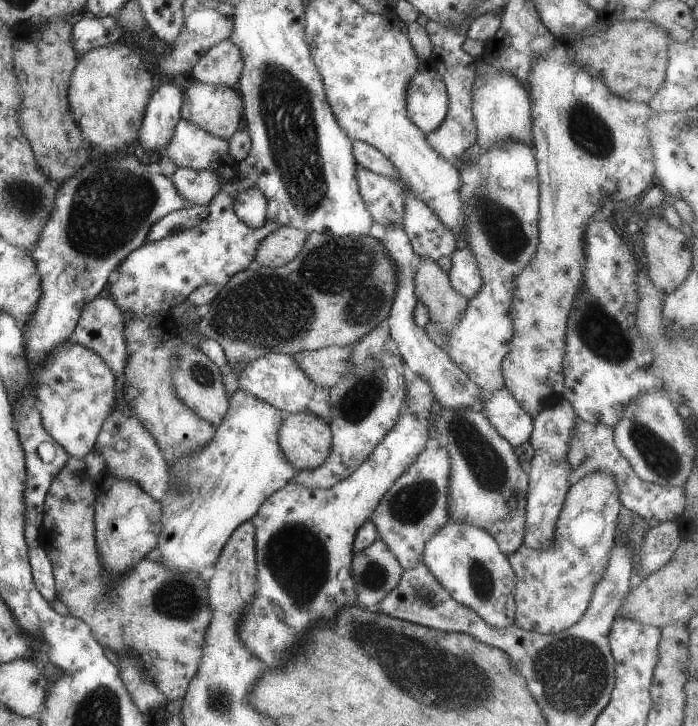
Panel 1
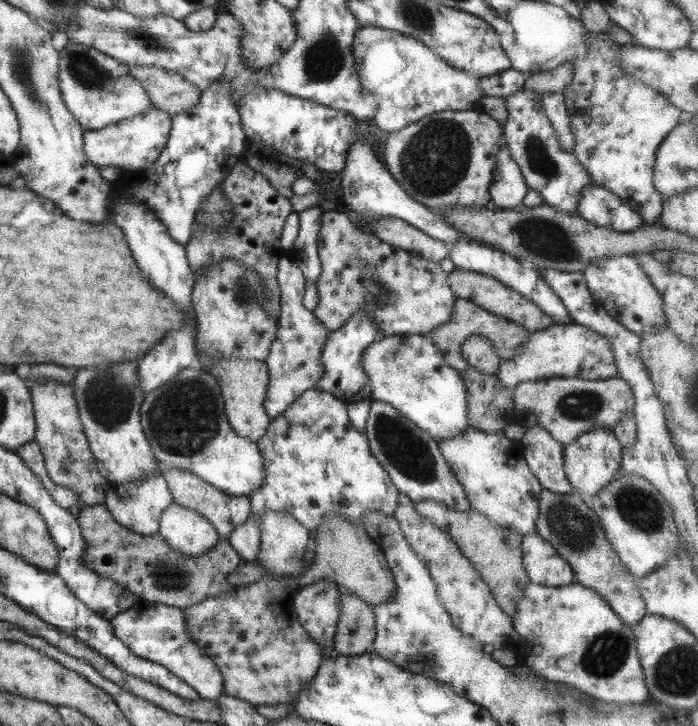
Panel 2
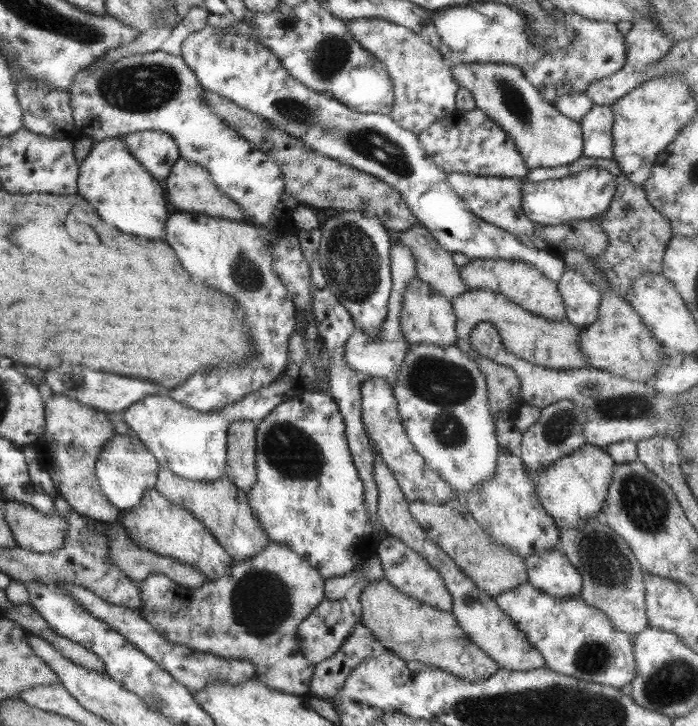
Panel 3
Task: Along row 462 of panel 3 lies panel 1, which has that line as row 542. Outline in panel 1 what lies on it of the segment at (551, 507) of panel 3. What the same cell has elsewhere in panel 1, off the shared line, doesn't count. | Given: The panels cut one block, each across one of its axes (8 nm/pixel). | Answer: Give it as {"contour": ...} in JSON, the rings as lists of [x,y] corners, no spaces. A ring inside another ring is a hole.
{"contour":[[[587,473],[570,485],[556,518],[552,543],[543,551],[528,549],[521,544],[513,554],[507,556],[515,575],[514,625],[517,628],[542,635],[555,635],[559,631],[573,626],[583,616],[592,590],[602,577],[609,560],[610,550],[615,541],[618,516],[622,511],[623,506],[618,499],[618,488],[609,475]]]}

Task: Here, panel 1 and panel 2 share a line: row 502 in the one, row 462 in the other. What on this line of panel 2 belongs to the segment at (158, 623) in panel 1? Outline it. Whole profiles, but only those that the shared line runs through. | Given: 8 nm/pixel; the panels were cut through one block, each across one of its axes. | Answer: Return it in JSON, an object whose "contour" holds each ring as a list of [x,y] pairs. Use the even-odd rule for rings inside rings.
{"contour":[[[42,380],[29,389],[35,421],[33,442],[40,448],[48,477],[57,486],[64,486],[75,492],[79,508],[94,504],[104,506],[108,483],[96,469],[86,436],[83,434],[71,386],[56,380]]]}

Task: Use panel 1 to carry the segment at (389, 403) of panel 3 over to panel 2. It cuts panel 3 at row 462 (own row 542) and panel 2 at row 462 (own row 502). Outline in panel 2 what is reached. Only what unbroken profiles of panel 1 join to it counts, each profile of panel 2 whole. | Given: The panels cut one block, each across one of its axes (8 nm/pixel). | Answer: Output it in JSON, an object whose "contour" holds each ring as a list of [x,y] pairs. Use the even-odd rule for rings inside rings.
{"contour":[[[370,401],[364,436],[371,456],[387,473],[391,484],[408,500],[413,503],[434,500],[461,512],[470,508],[462,486],[453,476],[438,444],[390,404]]]}

